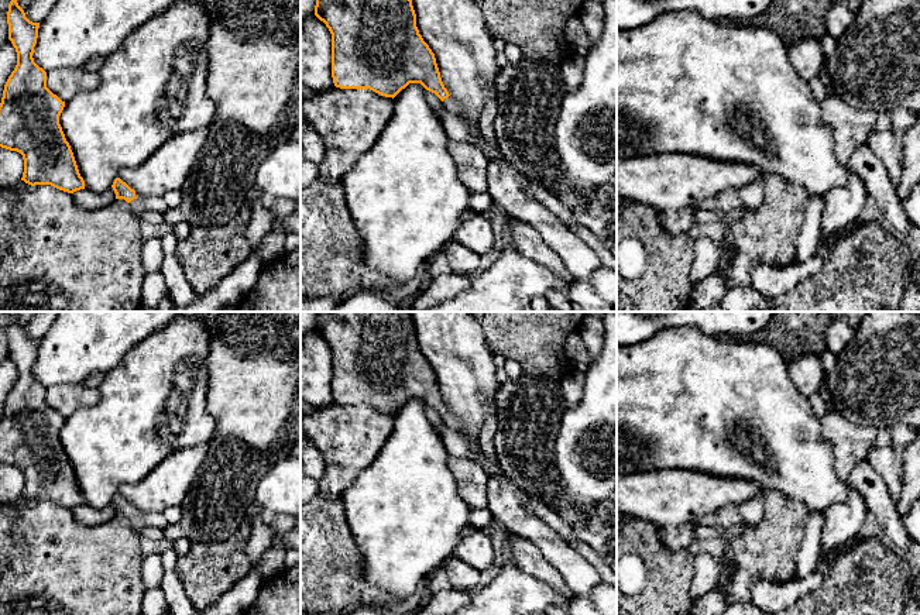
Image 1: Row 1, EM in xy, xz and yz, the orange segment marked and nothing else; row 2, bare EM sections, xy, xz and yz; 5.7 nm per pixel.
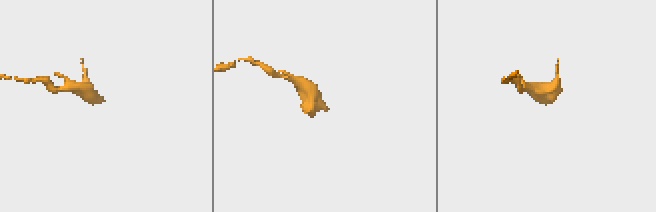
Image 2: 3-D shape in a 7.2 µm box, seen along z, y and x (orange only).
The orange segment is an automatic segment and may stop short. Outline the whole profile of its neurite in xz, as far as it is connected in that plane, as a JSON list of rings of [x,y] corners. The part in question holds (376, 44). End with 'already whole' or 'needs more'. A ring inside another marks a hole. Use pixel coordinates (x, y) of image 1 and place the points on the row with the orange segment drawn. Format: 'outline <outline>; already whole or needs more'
outline [[[316,0],[315,16],[332,34],[332,78],[336,87],[370,89],[394,99],[409,83],[420,83],[442,100],[446,110],[461,114],[463,107],[449,95],[442,82],[435,54],[419,34],[412,0]]]; needs more

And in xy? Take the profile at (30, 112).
outline [[[11,0],[7,24],[17,65],[0,103],[0,147],[23,155],[25,183],[51,185],[68,193],[85,189],[59,124],[65,102],[47,87],[47,72],[32,58],[40,23],[30,21],[17,0]]]; already whole

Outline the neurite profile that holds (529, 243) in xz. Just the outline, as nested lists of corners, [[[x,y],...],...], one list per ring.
[[[495,207],[481,213],[485,219],[507,221],[509,226],[511,238],[518,251],[529,260],[540,264],[543,268],[562,276],[570,285],[576,282],[574,276],[567,271],[562,258],[546,244],[542,236],[531,224],[512,217],[501,217]]]

